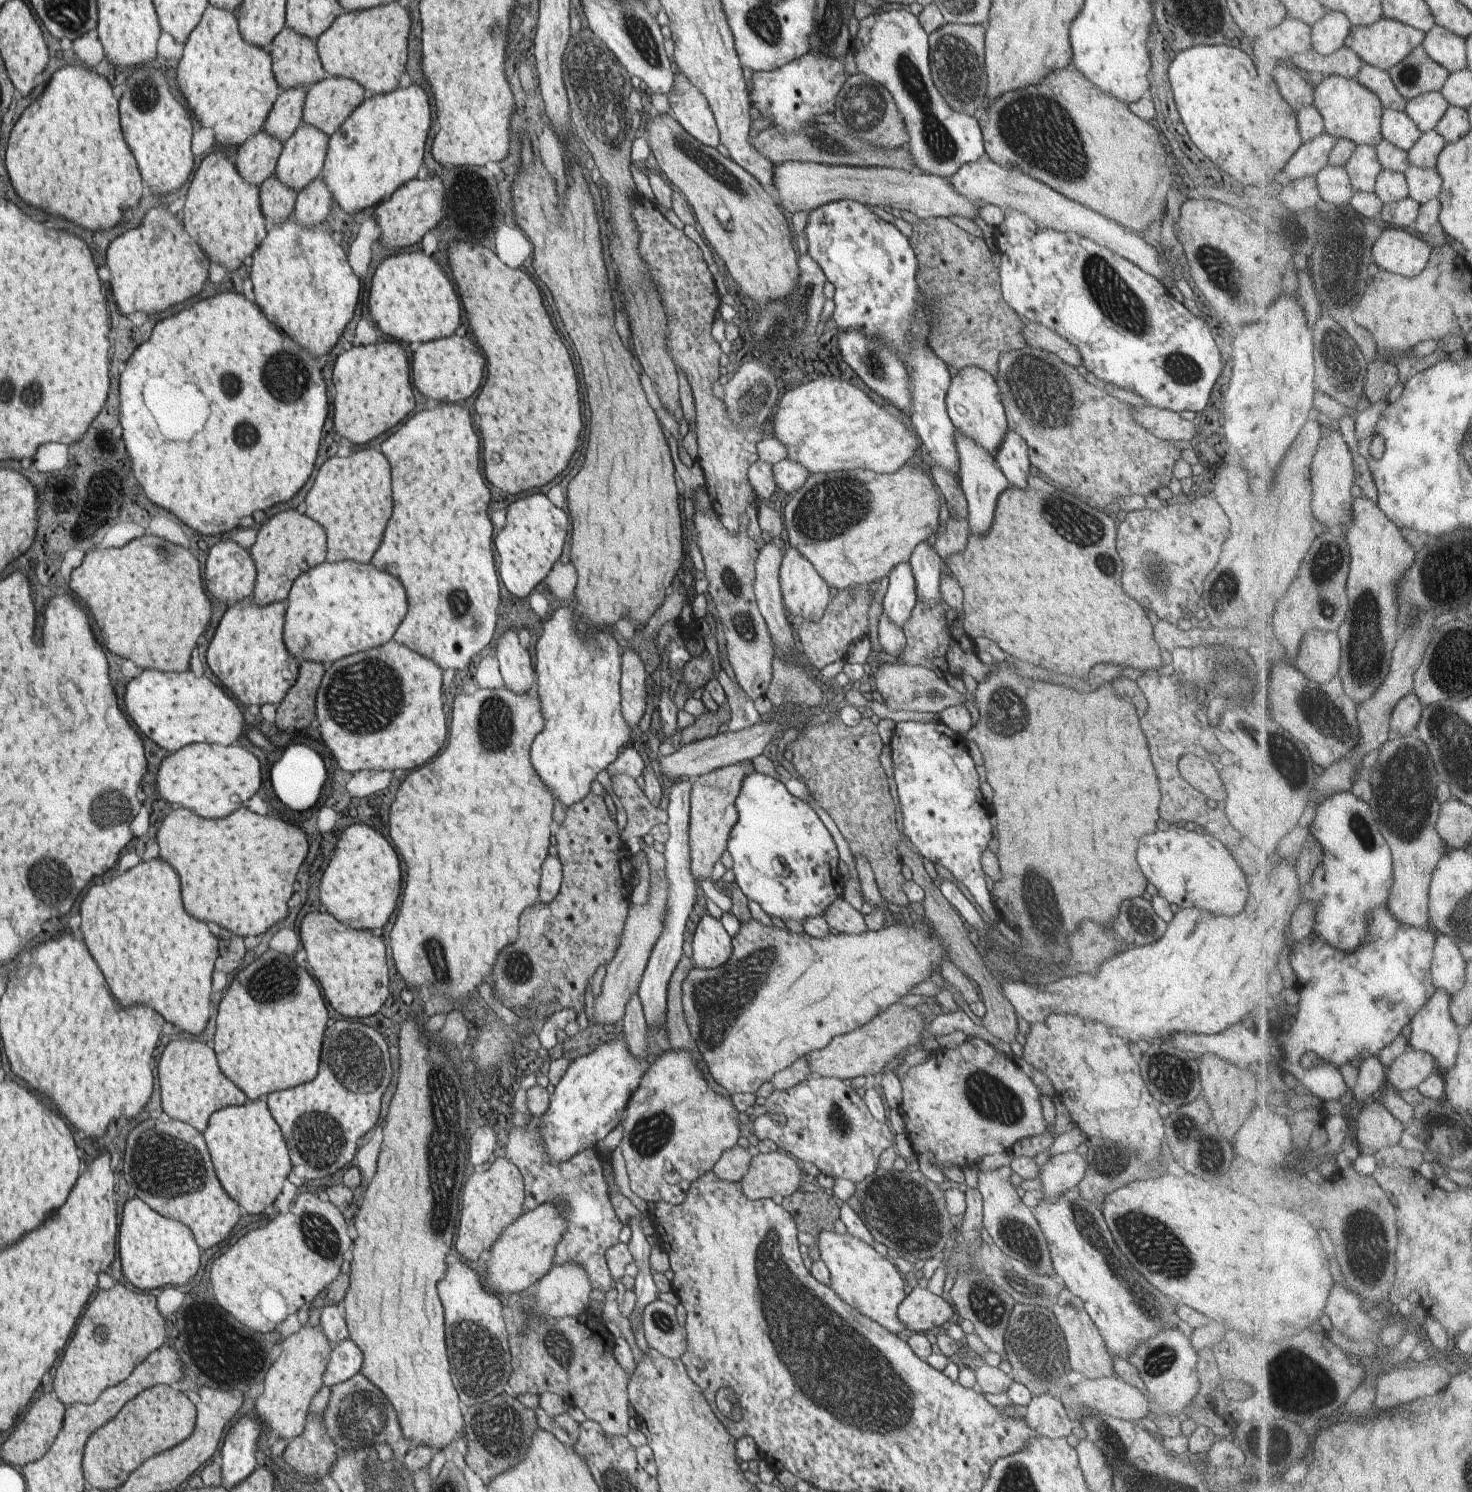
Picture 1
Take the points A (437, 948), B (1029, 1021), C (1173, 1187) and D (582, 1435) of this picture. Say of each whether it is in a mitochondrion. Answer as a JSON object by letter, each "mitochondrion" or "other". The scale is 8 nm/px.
{"A":"mitochondrion","B":"other","C":"other","D":"other"}

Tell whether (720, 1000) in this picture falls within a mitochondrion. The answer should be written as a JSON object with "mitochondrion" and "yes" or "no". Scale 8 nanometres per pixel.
{"mitochondrion":"yes"}

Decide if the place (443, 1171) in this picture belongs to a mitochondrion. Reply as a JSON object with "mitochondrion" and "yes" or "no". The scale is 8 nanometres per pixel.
{"mitochondrion":"yes"}

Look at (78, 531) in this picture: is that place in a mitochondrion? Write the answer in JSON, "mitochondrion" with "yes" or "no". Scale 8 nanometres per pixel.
{"mitochondrion":"no"}

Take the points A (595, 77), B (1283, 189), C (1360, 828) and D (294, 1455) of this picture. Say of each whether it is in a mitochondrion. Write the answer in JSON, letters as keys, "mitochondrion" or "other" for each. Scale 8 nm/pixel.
{"A":"mitochondrion","B":"other","C":"mitochondrion","D":"other"}

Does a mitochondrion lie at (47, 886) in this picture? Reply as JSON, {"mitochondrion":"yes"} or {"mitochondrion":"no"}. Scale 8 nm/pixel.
{"mitochondrion":"yes"}

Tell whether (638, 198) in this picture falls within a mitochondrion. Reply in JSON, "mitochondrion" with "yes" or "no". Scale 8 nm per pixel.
{"mitochondrion":"no"}

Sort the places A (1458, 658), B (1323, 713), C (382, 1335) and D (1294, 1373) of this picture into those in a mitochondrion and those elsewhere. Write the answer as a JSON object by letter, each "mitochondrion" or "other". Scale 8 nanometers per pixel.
{"A":"mitochondrion","B":"mitochondrion","C":"other","D":"mitochondrion"}

